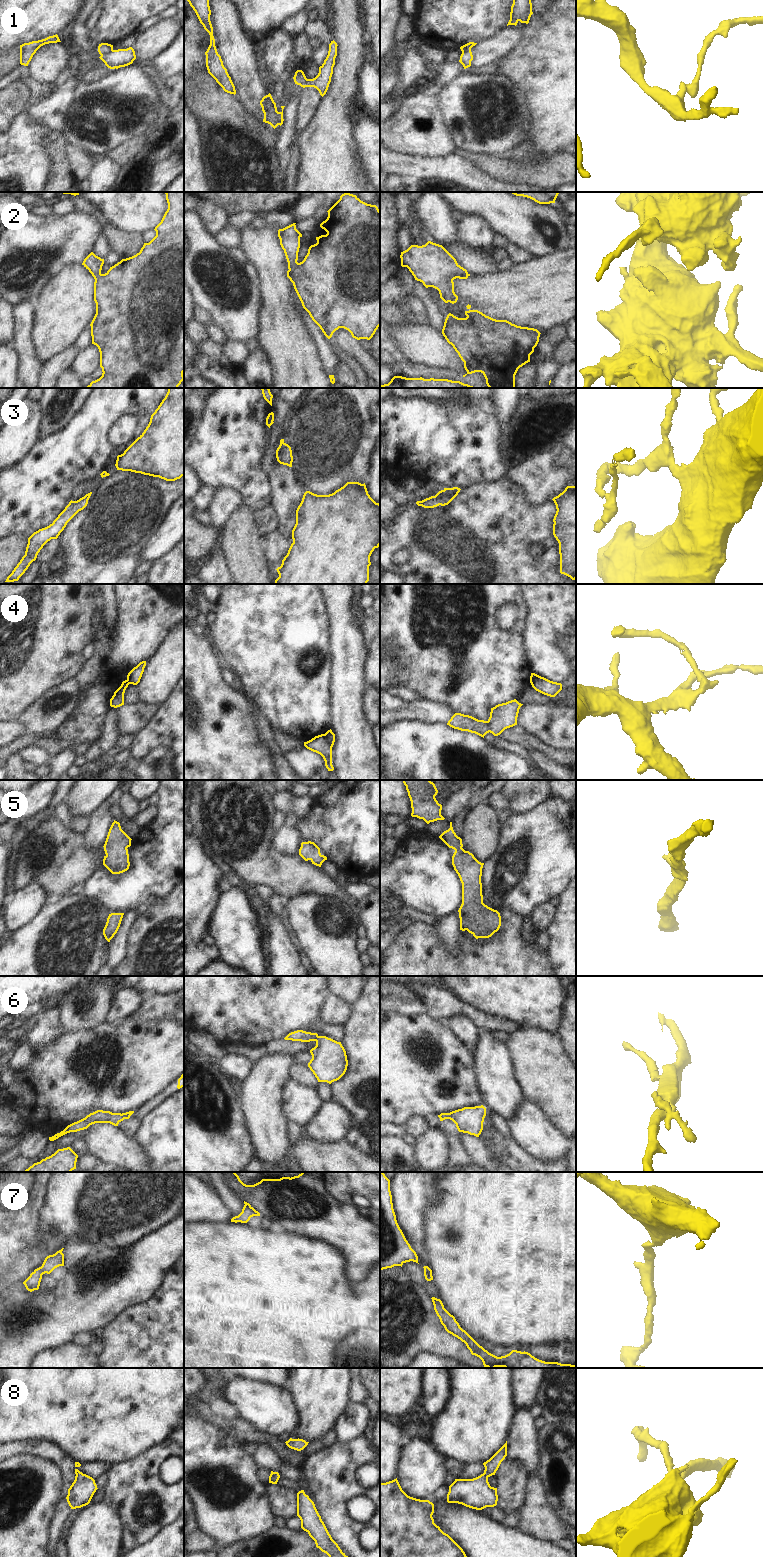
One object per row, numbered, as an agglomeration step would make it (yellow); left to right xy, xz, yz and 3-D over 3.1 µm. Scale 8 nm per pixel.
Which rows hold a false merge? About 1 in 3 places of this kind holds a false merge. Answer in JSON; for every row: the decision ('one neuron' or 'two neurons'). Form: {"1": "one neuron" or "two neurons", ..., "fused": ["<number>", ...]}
{"1": "two neurons", "2": "one neuron", "3": "one neuron", "4": "two neurons", "5": "one neuron", "6": "one neuron", "7": "one neuron", "8": "one neuron", "fused": ["1", "4"]}

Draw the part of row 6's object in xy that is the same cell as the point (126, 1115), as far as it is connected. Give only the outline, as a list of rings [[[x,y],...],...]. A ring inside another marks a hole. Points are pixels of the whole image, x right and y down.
[[[97,1110],[93,1113],[90,1113],[85,1118],[68,1125],[60,1133],[57,1133],[54,1136],[49,1137],[49,1140],[54,1141],[67,1133],[77,1132],[80,1130],[87,1129],[90,1125],[95,1123],[110,1123],[114,1126],[118,1126],[118,1124],[124,1119],[129,1119],[133,1113],[134,1111],[129,1111],[121,1114],[121,1113],[112,1113],[110,1111]]]

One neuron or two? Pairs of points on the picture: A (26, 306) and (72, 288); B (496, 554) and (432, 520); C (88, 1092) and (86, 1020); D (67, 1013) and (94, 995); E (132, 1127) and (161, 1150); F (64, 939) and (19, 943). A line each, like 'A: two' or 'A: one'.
A: two
B: one
C: two
D: one
E: two
F: one

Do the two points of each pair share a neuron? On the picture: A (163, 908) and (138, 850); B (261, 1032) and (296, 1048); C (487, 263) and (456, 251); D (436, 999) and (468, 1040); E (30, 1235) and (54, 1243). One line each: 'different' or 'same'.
A: different
B: different
C: same
D: different
E: different

